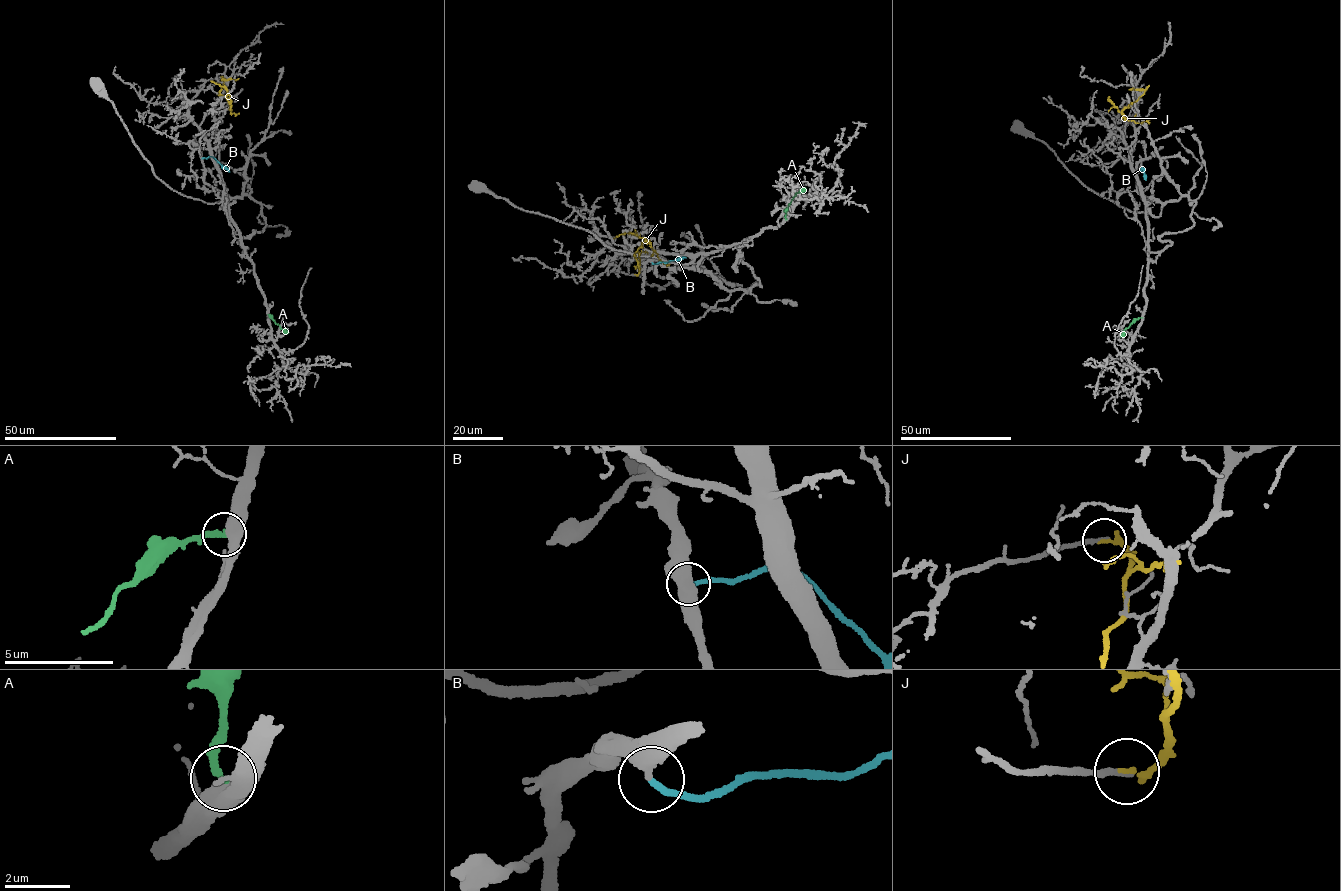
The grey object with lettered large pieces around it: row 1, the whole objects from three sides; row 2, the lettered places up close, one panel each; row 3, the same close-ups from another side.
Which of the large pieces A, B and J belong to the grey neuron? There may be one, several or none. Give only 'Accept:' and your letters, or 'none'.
Accept: B

